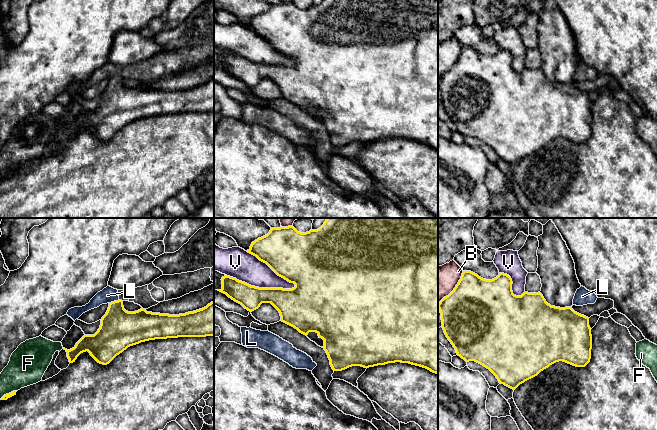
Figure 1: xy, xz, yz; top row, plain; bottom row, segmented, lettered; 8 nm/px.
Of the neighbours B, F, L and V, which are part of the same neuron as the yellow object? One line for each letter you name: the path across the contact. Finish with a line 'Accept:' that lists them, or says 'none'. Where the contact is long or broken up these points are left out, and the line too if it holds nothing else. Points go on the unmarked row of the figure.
Accept: none

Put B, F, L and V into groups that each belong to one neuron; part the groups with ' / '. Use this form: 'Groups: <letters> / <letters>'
Groups: B / F / L / V

